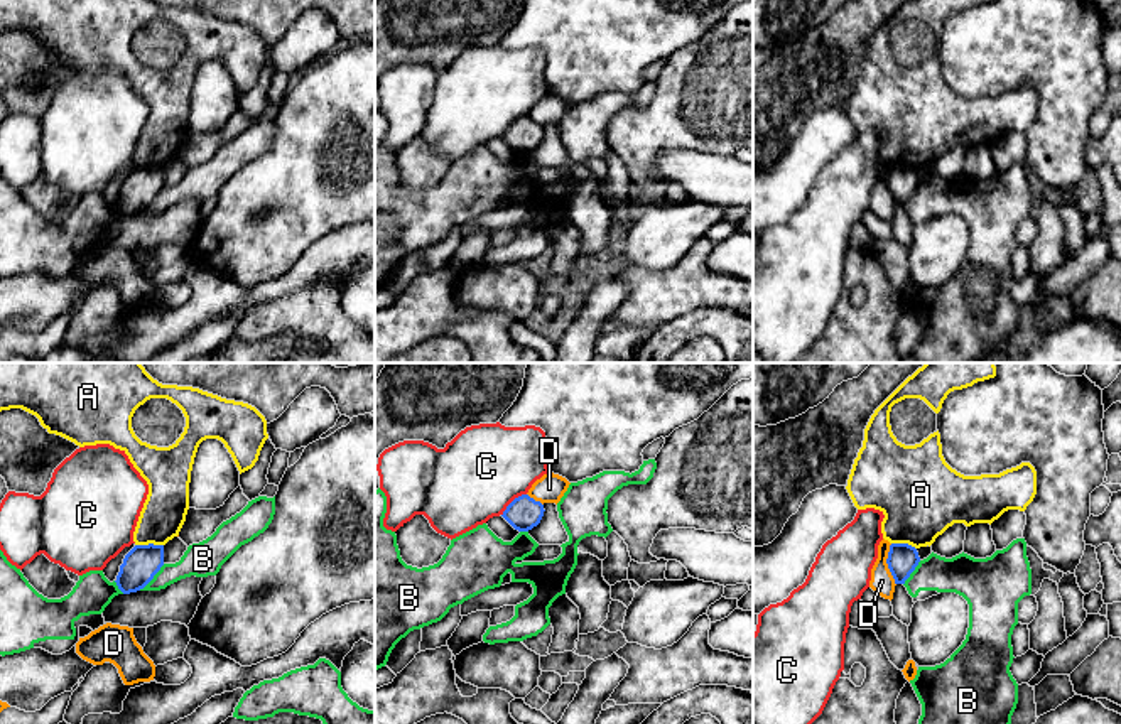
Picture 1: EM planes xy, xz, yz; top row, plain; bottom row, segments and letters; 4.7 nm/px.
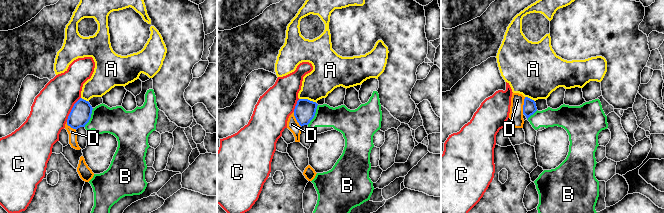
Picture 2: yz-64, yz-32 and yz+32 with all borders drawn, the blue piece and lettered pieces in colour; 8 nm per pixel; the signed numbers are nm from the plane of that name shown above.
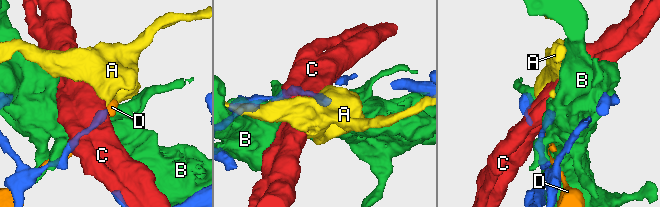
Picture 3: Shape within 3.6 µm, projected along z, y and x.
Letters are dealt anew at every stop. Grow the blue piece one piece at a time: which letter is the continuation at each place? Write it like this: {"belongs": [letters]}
{"belongs": []}

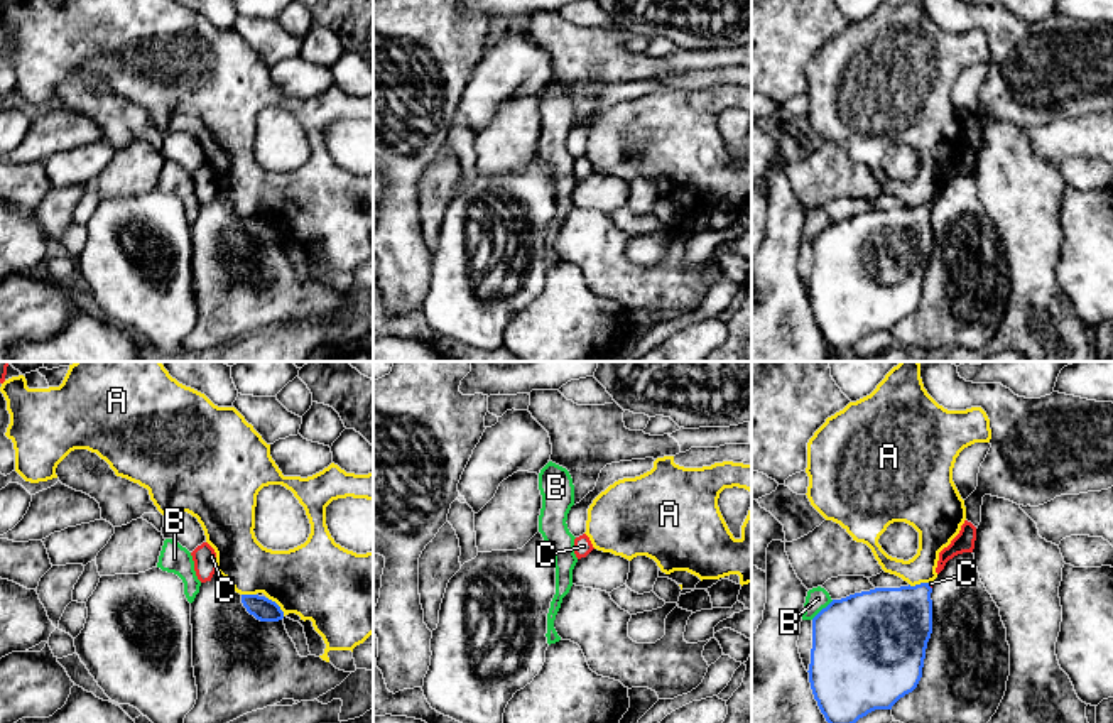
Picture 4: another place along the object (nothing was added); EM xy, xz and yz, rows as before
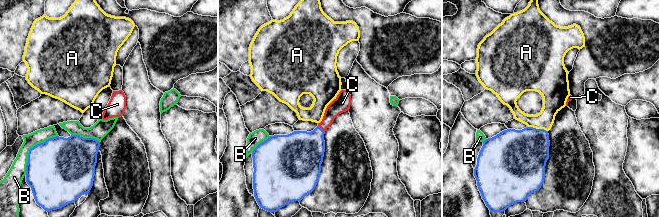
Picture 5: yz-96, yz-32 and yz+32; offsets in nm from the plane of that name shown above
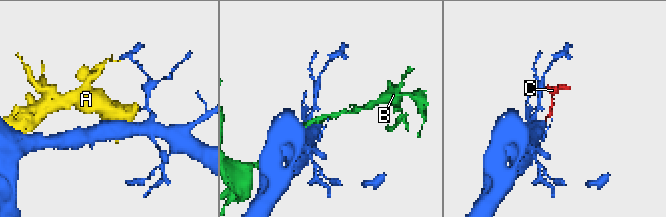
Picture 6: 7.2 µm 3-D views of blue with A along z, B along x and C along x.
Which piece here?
{"belongs": ["C"]}

